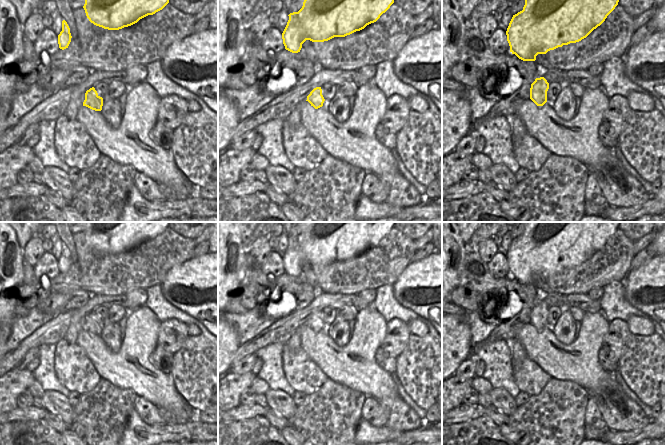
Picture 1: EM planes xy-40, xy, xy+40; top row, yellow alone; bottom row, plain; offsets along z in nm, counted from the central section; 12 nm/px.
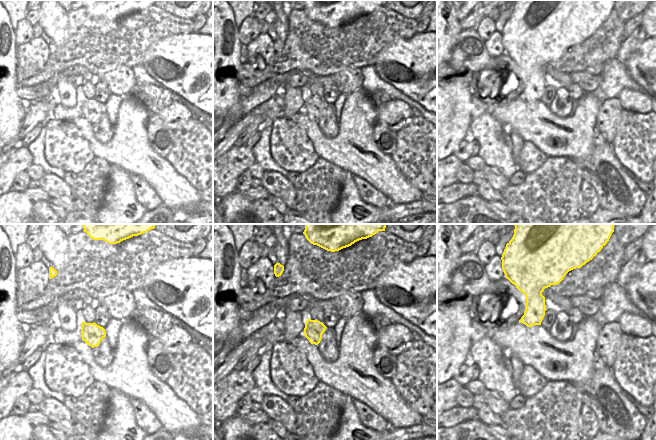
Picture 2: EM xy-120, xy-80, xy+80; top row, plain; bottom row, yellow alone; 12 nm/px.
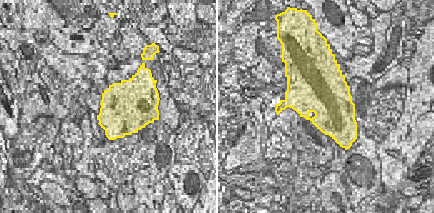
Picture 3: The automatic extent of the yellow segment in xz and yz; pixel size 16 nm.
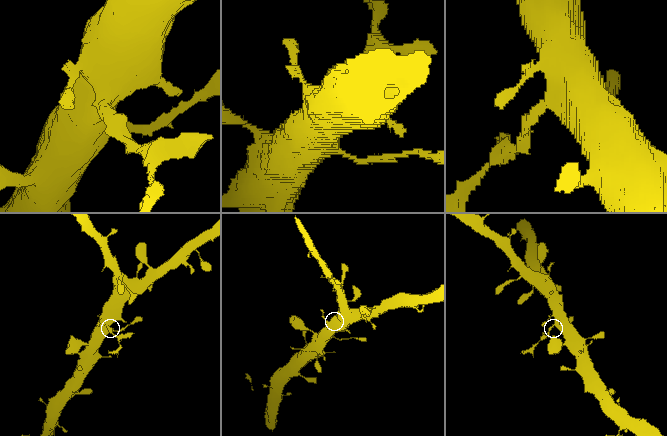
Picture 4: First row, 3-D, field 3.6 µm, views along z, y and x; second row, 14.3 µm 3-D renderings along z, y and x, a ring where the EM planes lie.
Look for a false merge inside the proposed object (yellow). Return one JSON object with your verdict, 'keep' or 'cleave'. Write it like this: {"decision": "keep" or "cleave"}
{"decision": "cleave"}

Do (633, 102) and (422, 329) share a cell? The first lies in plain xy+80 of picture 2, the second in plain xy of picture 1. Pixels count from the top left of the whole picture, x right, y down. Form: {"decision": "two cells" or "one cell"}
{"decision": "one cell"}

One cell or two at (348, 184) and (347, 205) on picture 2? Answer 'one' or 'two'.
one

